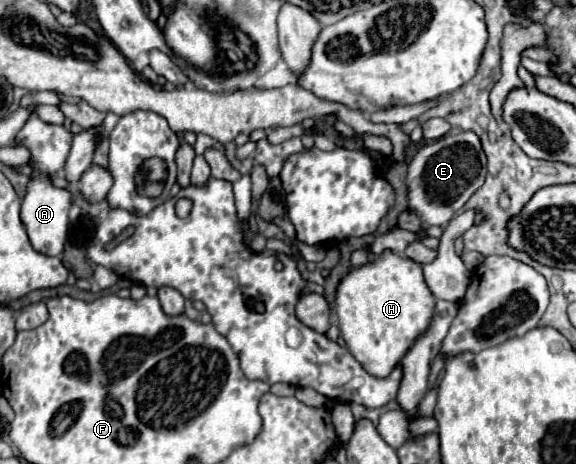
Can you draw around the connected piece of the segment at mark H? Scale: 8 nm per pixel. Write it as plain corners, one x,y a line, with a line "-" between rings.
385,251
381,257
377,257
373,263
367,263
359,269
353,269
337,287
337,299
335,299
335,313
339,319
341,335
353,353
353,357
365,367
367,373
373,377
387,377
403,359
403,355
411,349
411,345
417,341
419,335
423,335
433,319
435,313
435,295
425,283
421,265
403,257
395,255
391,251

